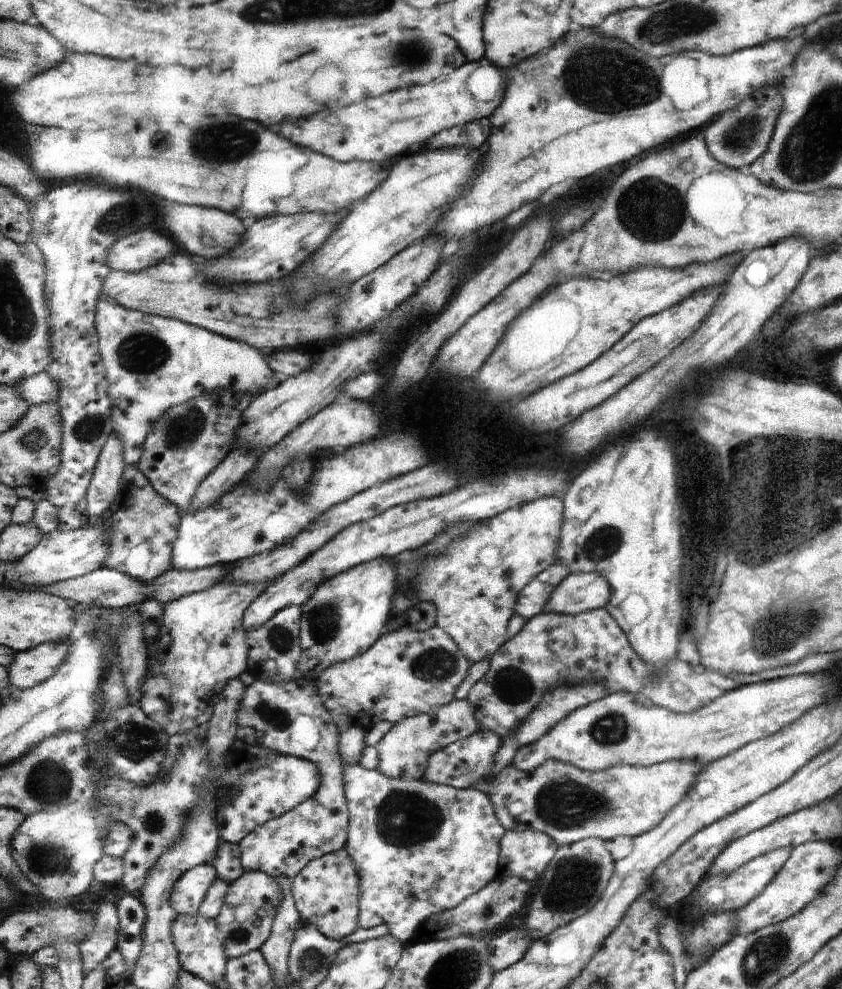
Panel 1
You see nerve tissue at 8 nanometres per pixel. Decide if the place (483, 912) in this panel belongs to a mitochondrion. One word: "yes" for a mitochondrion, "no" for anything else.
yes

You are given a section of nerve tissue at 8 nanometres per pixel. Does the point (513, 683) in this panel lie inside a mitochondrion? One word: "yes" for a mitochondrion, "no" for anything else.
yes

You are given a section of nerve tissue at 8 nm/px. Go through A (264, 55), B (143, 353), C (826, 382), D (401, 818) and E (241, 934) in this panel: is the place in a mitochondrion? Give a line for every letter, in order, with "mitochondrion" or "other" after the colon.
A: other
B: mitochondrion
C: other
D: mitochondrion
E: mitochondrion

